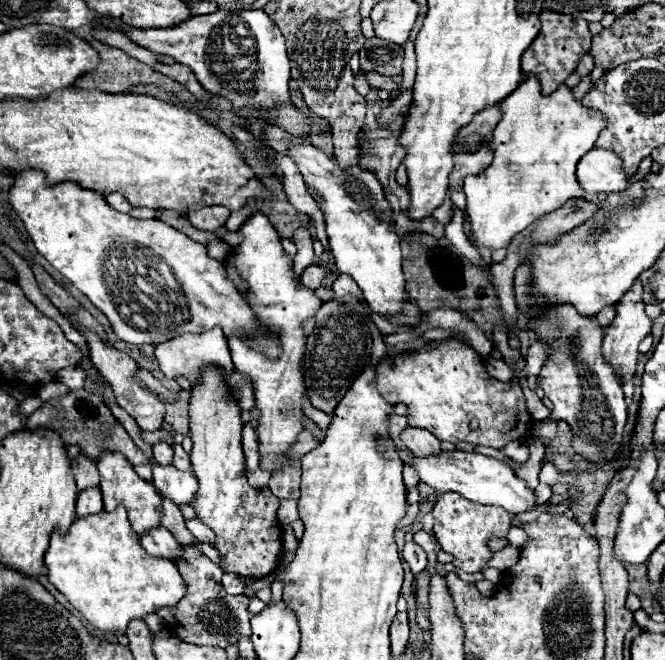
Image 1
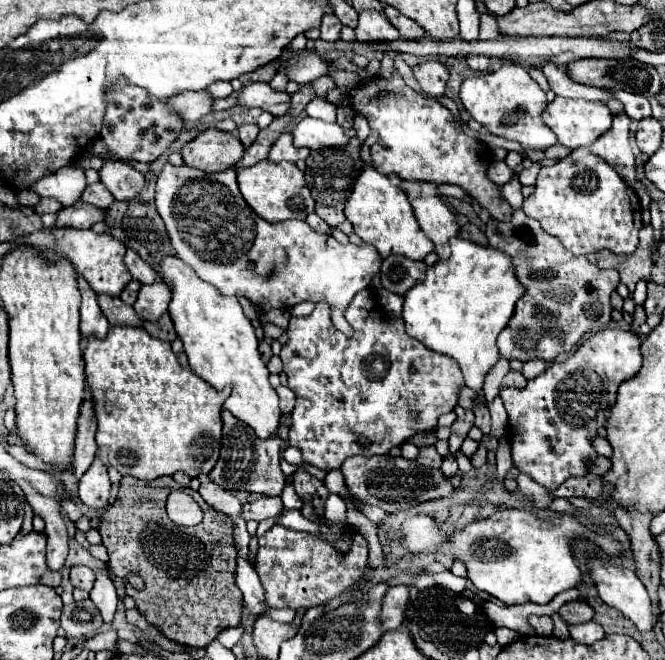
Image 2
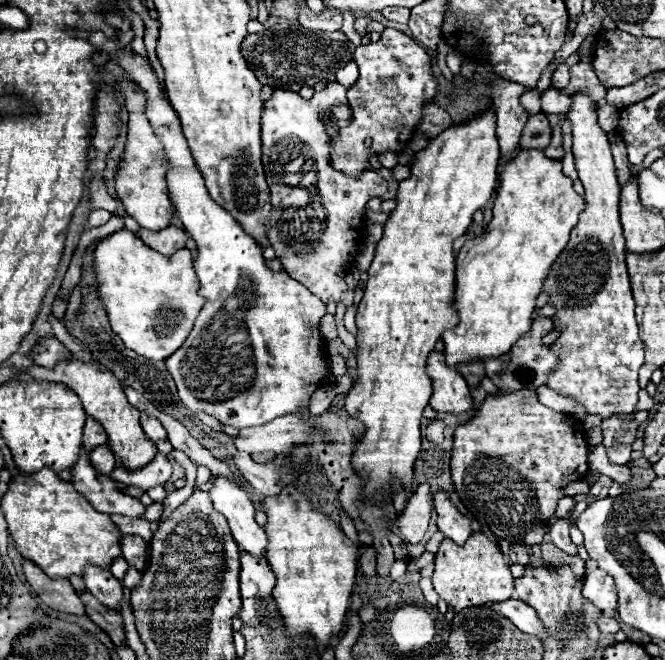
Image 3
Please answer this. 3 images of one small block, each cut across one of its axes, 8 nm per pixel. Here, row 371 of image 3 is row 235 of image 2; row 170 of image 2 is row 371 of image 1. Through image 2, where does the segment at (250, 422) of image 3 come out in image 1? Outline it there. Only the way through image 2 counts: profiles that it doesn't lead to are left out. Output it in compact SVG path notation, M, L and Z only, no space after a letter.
M212 328L212 330L202 332L202 334L182 334L180 338L174 338L174 340L168 340L164 344L158 344L154 354L156 354L160 370L170 380L176 380L178 376L182 376L188 382L196 384L196 382L200 382L200 374L204 370L204 364L220 368L226 376L234 374L234 364L232 364L232 358L230 358L228 342L226 342L226 336L224 336L224 332L220 328Z

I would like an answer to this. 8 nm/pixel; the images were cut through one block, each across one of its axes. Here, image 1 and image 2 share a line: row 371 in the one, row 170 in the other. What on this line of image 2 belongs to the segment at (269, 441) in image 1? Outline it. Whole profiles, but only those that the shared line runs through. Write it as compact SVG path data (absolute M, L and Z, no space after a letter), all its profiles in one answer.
M264 160L256 166L238 170L238 186L250 208L268 222L280 222L288 218L304 220L310 212L314 212L314 200L306 188L304 174L292 162L272 164L270 160Z

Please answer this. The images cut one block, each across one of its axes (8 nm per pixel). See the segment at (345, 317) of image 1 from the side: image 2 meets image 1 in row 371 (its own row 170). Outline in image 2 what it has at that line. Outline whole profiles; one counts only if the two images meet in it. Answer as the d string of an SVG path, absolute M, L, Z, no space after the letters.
M354 136L350 138L348 146L342 148L324 148L324 150L314 150L306 158L306 182L308 188L312 190L312 198L316 202L316 214L330 226L342 224L344 218L344 206L352 194L352 188L364 170L364 162L360 158L360 140Z

